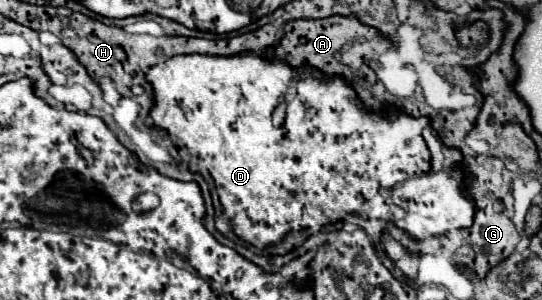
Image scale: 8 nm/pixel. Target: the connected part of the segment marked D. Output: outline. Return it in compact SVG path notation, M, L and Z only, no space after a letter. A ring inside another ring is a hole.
M245 52L245 54L237 54L237 56L231 56L231 58L223 58L223 56L203 56L203 54L189 54L189 56L173 56L173 58L169 58L169 60L165 60L165 62L161 62L159 66L155 66L155 68L149 68L147 70L147 80L153 84L153 90L155 90L155 106L151 108L151 112L149 112L149 120L147 120L147 124L153 124L153 126L159 126L159 128L165 128L167 132L169 132L169 136L173 136L173 138L177 138L177 140L181 140L181 144L183 146L187 146L189 150L197 150L199 152L199 158L203 160L203 164L209 168L209 172L211 172L211 176L213 176L213 180L215 180L215 186L217 186L217 194L219 194L219 198L221 198L221 204L223 204L223 208L225 208L225 212L229 214L229 218L231 218L231 224L233 224L233 228L235 228L235 232L239 232L241 234L241 238L245 240L245 242L251 242L253 246L257 246L257 248L263 248L263 246L269 246L269 244L275 244L275 242L279 242L279 240L283 240L283 236L287 234L287 232L291 232L291 230L307 230L307 234L311 236L311 234L315 234L315 232L319 232L325 224L331 224L331 222L337 222L337 220L341 220L345 214L349 214L349 212L355 212L355 214L359 214L359 217L364 219L365 216L369 216L369 218L379 218L379 220L393 220L399 228L403 228L405 232L409 232L413 238L417 238L417 240L421 240L421 238L429 238L429 236L437 236L437 234L443 234L443 232L447 232L447 230L453 230L453 228L469 228L469 224L473 224L473 214L475 214L475 208L473 208L473 202L469 200L469 198L465 198L463 196L463 190L461 190L461 180L463 180L463 172L457 168L457 164L461 162L461 152L459 150L455 150L455 148L451 148L451 150L447 150L447 172L445 172L445 166L439 170L439 174L433 174L433 170L431 170L431 154L429 154L429 148L427 148L427 144L425 144L425 140L423 140L423 136L421 136L421 124L405 124L405 116L403 114L389 114L389 116L381 116L381 114L369 114L369 112L363 112L361 110L361 104L357 102L357 98L355 98L355 92L353 92L353 88L343 80L343 78L331 78L331 80L317 80L317 78L299 78L297 74L293 74L293 68L289 68L285 62L281 62L281 60L275 60L275 62L269 62L265 56L261 56L261 54L253 54L253 52ZM277 108L285 108L285 116L283 116L283 122L281 124L275 124L273 122L273 114L277 112ZM393 206L399 206L399 208L403 208L407 214L405 214L405 218L401 218L401 220L397 220L395 216L393 216Z

